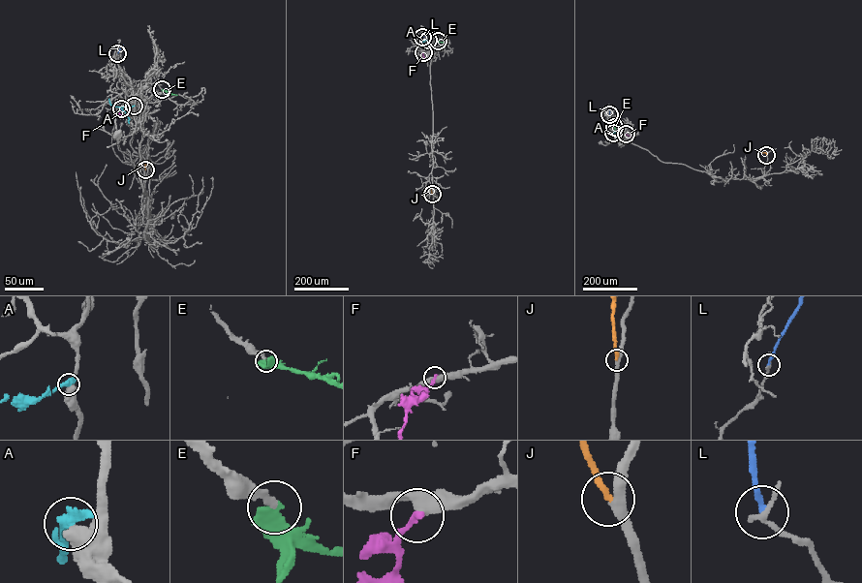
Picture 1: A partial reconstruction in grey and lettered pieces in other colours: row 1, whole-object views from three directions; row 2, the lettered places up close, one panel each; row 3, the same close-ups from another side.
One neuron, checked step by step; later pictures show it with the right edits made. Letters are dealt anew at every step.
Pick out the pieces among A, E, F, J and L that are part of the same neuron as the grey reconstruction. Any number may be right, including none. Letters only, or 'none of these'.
J

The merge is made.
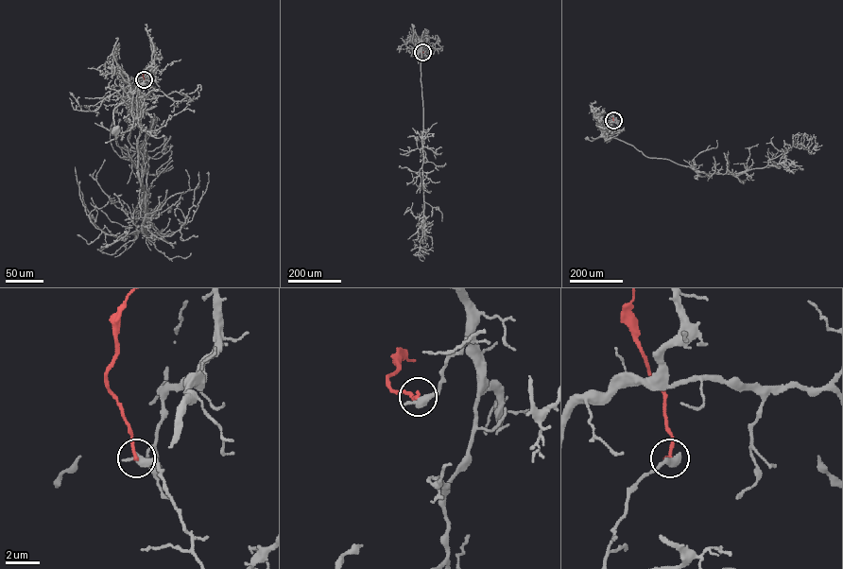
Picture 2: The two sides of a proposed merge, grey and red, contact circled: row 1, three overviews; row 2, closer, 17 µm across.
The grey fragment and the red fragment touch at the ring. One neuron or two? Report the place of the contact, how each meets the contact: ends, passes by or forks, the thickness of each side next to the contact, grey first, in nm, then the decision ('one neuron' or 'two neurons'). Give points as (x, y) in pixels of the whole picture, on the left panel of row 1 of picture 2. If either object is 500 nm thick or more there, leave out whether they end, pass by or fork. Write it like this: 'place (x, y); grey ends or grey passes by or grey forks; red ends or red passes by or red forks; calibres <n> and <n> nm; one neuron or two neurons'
place (144, 79); calibres 500 and 190 nm; two neurons

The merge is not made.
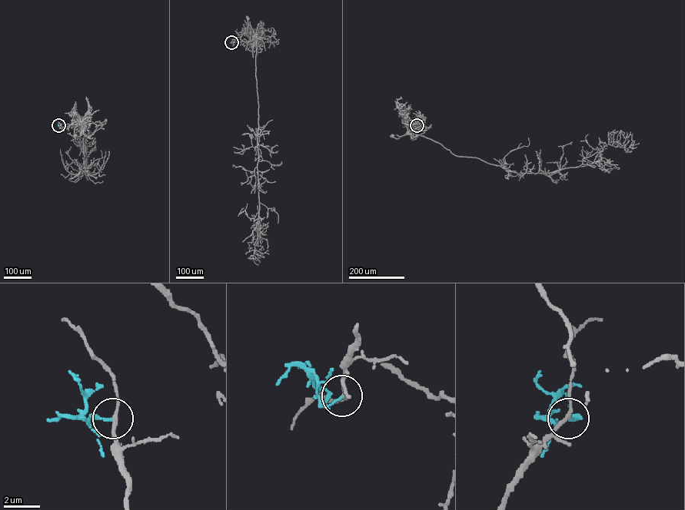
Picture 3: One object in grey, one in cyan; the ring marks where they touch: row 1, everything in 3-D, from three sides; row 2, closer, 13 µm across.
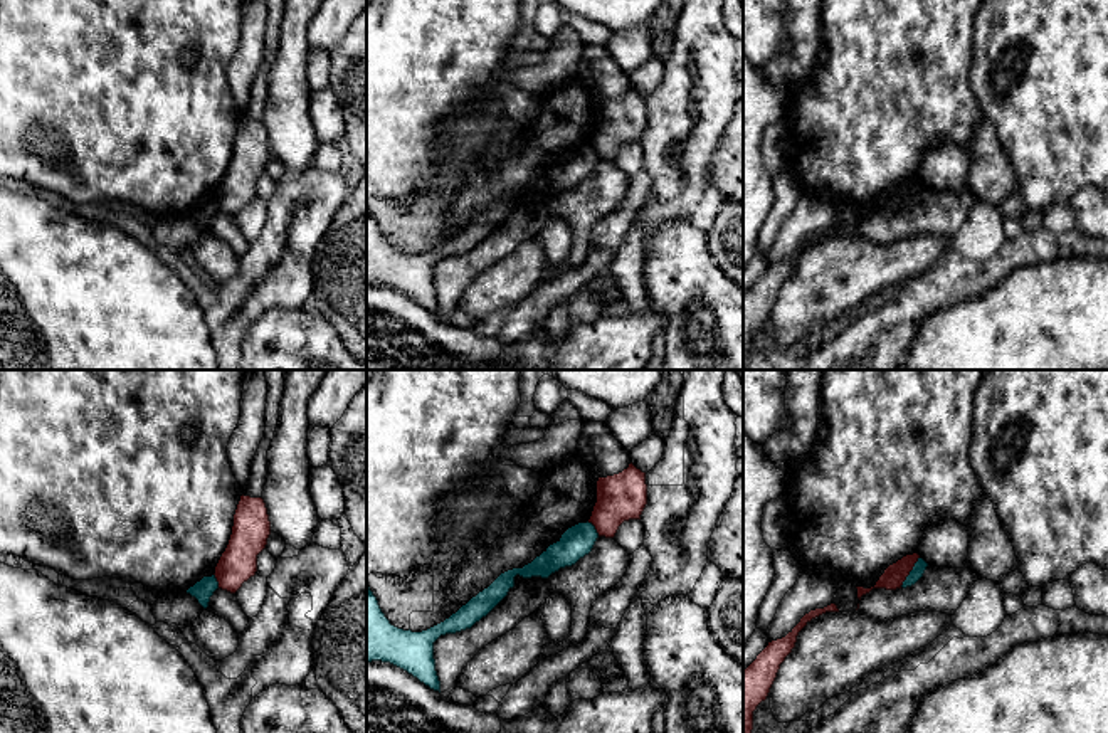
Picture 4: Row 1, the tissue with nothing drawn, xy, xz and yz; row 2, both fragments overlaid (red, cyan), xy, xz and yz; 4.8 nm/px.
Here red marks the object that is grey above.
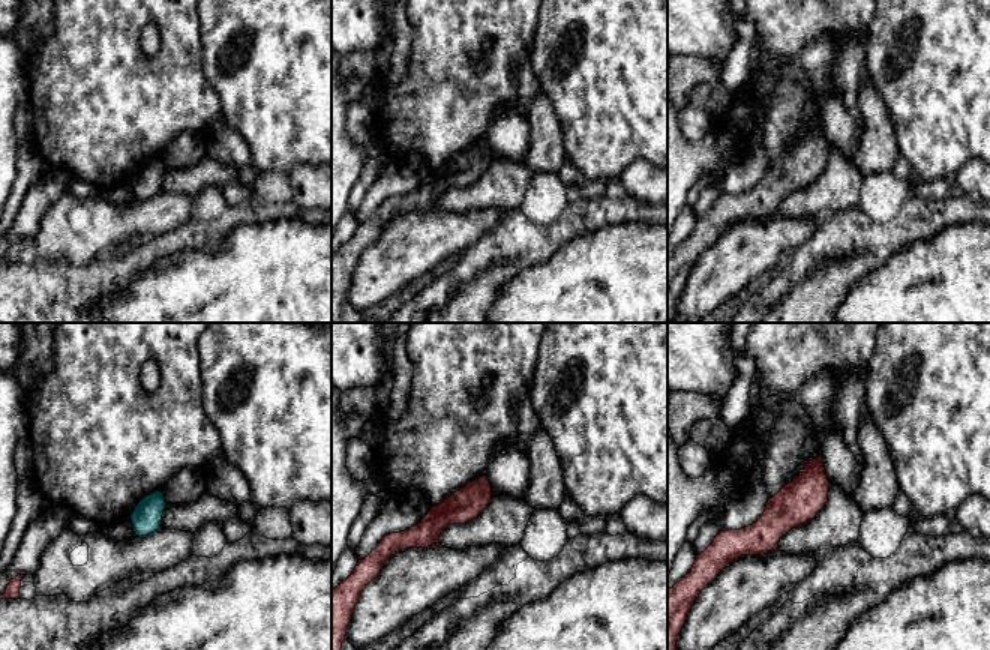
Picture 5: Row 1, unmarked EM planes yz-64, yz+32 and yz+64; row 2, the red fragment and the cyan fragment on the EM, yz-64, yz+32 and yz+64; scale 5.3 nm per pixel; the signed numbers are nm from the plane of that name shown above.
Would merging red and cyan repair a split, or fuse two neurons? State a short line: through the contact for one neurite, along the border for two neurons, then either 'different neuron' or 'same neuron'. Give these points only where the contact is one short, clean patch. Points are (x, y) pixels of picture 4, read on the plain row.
line yz (918, 180), (900, 209); different neuron

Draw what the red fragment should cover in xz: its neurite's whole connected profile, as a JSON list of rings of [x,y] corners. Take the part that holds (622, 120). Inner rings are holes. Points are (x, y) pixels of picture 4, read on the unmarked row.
[[[631,86],[619,98],[599,101],[597,126],[588,146],[595,150],[599,160],[614,161],[624,145],[641,143],[646,128],[646,96]]]

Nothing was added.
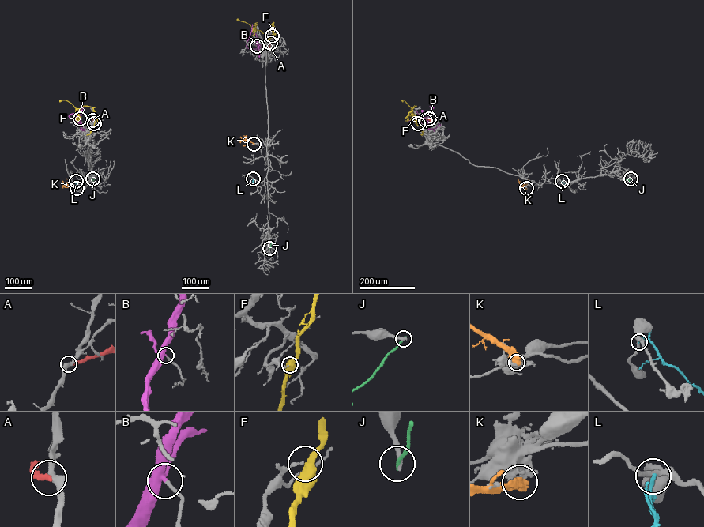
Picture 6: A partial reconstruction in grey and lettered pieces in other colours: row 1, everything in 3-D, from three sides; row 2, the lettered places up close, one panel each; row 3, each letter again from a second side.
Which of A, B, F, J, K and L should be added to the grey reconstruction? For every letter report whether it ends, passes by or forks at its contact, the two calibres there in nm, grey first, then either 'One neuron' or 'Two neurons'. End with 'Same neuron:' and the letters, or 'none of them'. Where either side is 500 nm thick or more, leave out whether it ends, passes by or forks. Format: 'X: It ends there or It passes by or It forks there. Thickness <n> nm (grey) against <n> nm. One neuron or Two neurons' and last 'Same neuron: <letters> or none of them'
A: It ends there. Thickness 400 nm (grey) against 280 nm. Two neurons
B: It forks there. Thickness 170 nm (grey) against 320 nm. Two neurons
F: It passes by. Thickness 150 nm (grey) against 480 nm. Two neurons
J: It ends there. Thickness 240 nm (grey) against 180 nm. Two neurons
K: Thickness 550 nm (grey) against 600 nm. Two neurons
L: It ends there. Thickness 240 nm (grey) against 200 nm. Two neurons
Same neuron: none of them

